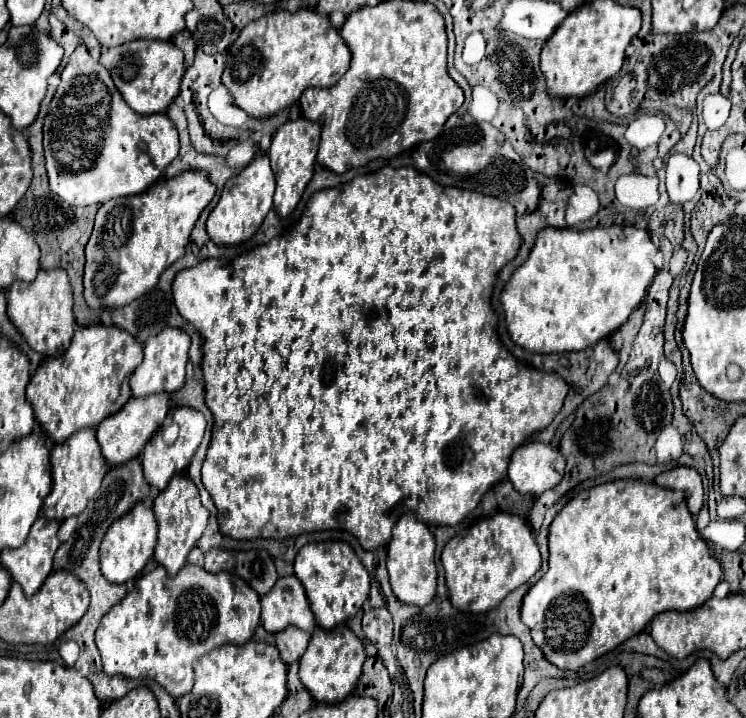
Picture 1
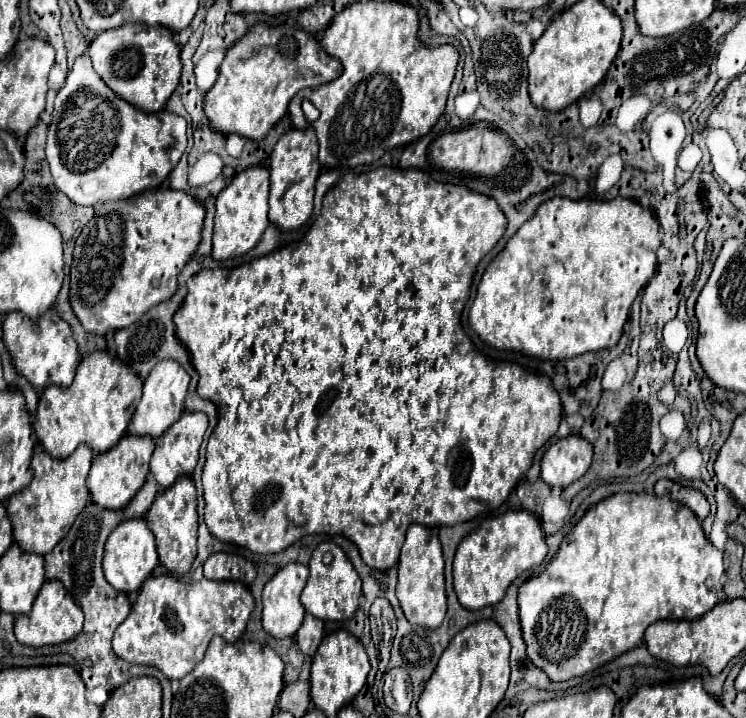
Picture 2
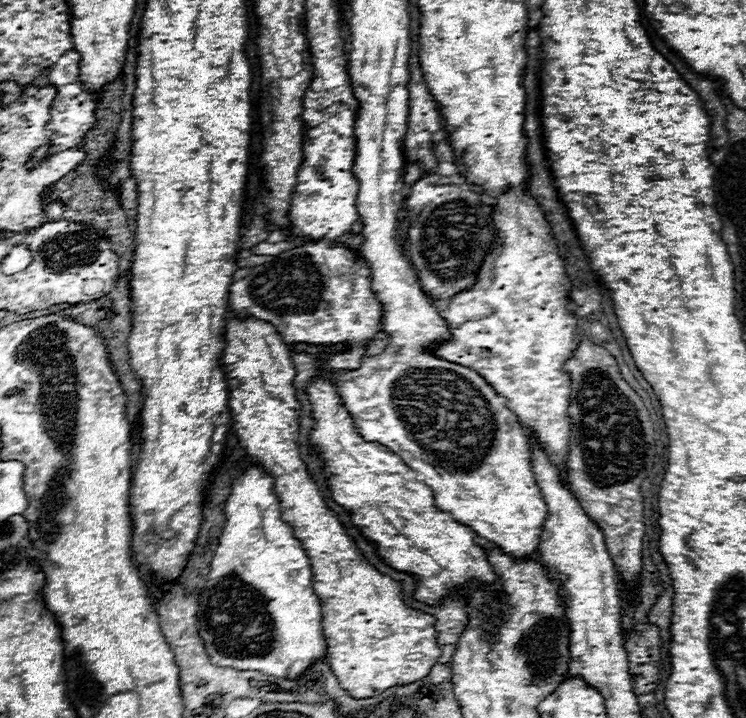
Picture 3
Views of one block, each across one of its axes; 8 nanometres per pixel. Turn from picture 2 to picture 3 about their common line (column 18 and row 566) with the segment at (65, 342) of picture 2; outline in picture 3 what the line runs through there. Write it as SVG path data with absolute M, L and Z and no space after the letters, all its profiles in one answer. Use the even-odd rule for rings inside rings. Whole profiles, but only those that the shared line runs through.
M232 318L226 324L226 348L222 356L222 364L228 378L228 408L232 416L232 430L236 432L240 446L246 452L246 458L260 464L266 474L274 478L274 490L280 498L282 520L294 528L294 536L302 542L306 554L310 556L312 570L314 570L314 592L322 600L322 614L324 614L324 638L328 648L328 664L330 670L338 678L338 684L352 696L352 698L372 698L382 694L392 686L406 686L426 678L434 662L440 658L440 648L436 642L434 630L434 616L414 610L406 606L402 598L402 586L394 582L390 576L384 576L358 550L352 536L342 526L338 514L328 508L322 490L318 488L316 480L308 474L306 462L300 458L298 434L300 434L300 414L302 404L296 398L294 388L294 364L288 344L280 340L272 324L262 320L238 320Z

